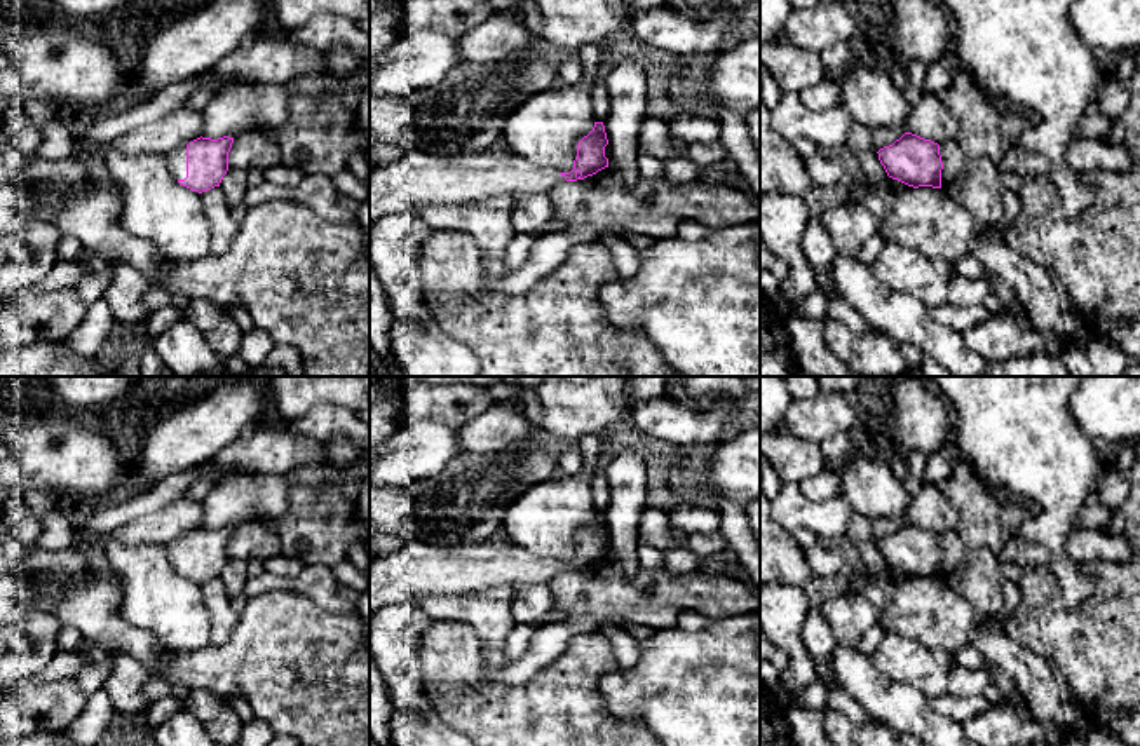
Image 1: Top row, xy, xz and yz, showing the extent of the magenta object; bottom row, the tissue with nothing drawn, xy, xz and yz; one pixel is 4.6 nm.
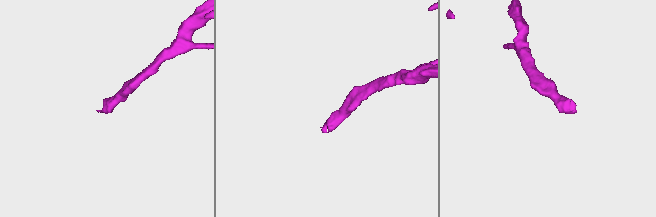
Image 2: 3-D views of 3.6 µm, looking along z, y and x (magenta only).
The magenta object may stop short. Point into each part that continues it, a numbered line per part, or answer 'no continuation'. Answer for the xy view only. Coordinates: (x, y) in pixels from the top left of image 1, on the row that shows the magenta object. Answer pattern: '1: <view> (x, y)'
1: xy (176, 159)

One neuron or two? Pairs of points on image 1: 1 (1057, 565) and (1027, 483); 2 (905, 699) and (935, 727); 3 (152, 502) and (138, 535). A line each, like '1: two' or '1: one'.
1: one
2: one
3: two

